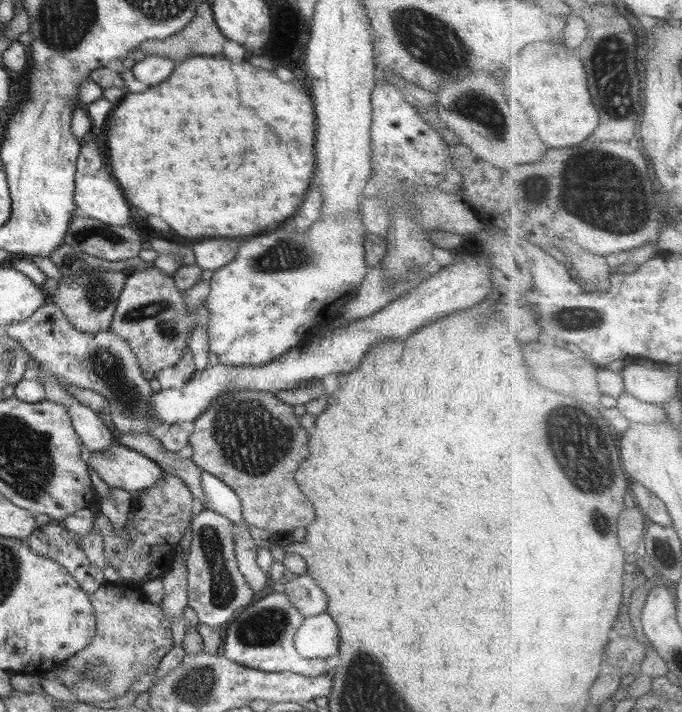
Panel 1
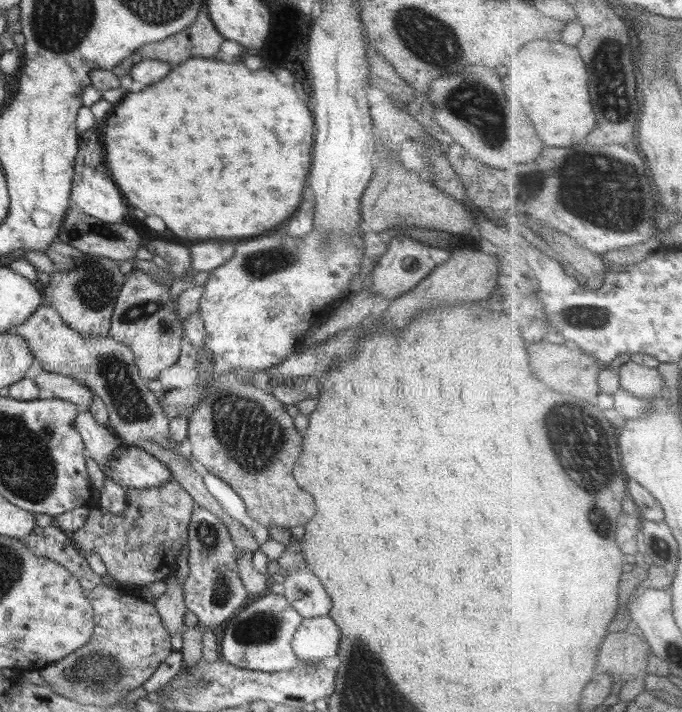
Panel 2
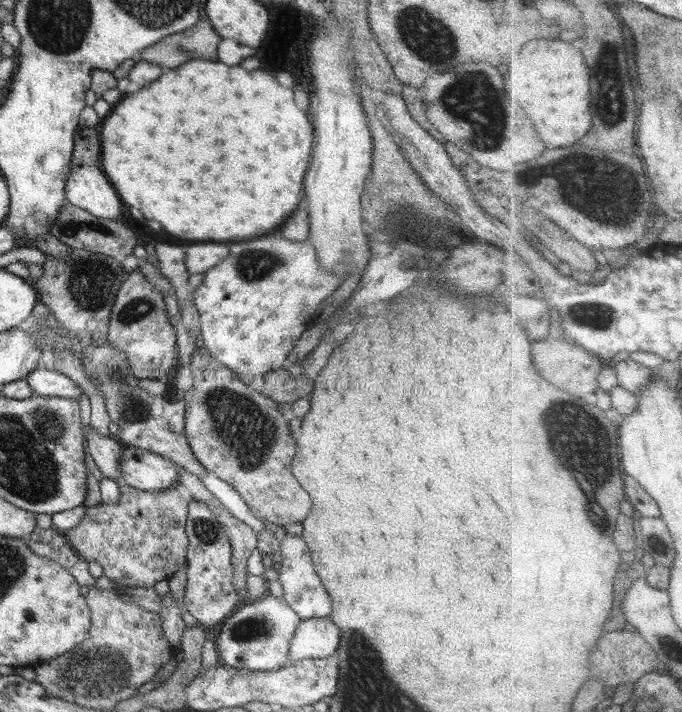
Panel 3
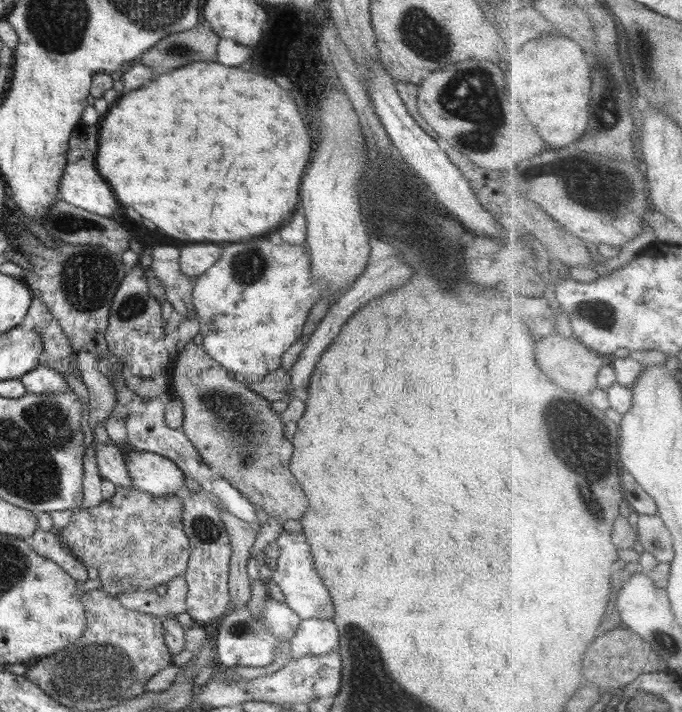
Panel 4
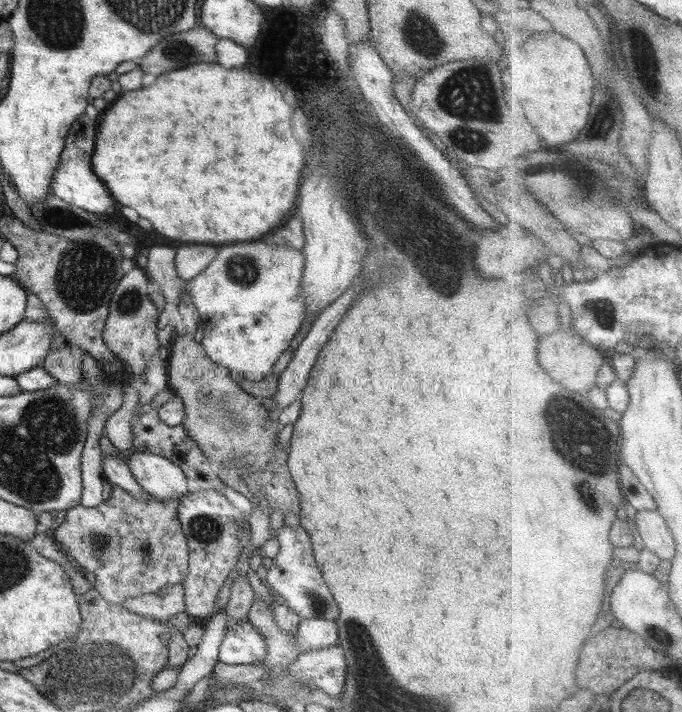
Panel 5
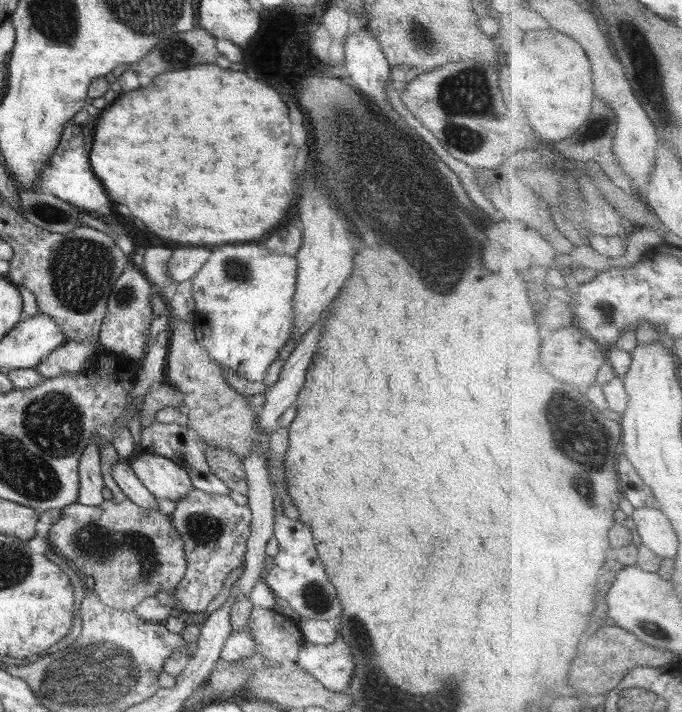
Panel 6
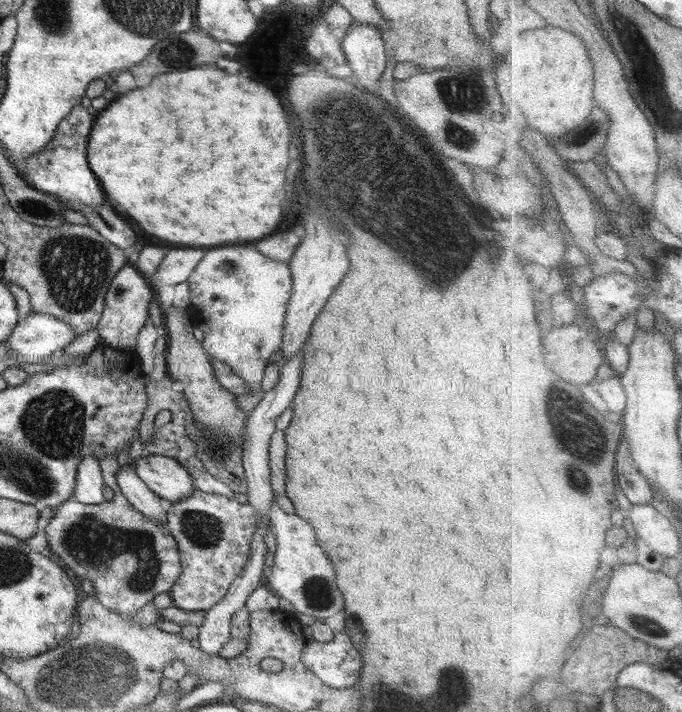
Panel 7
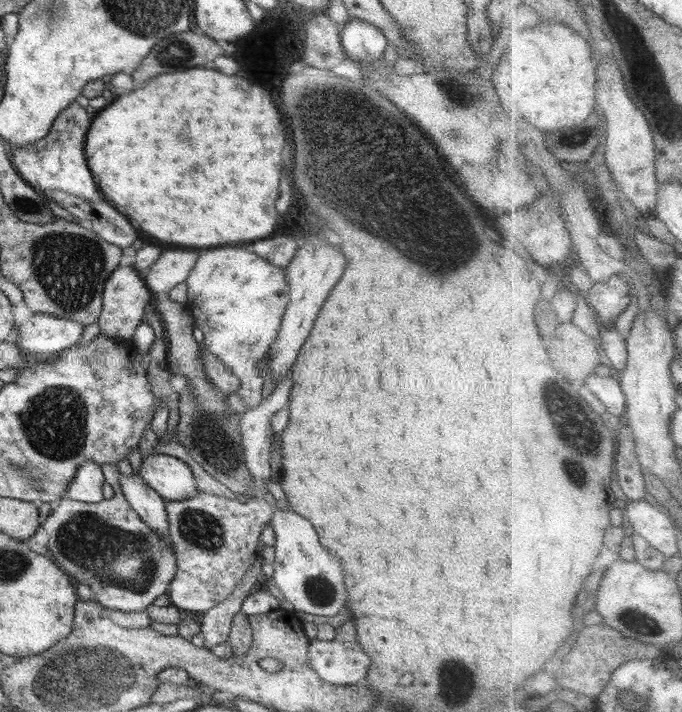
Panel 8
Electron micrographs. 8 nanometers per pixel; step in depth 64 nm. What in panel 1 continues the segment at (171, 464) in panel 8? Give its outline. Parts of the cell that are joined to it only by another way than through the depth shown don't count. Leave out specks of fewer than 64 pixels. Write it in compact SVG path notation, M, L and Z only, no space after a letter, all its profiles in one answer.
M115 443L100 453L84 452L84 462L110 487L134 493L154 486L164 471L144 454Z

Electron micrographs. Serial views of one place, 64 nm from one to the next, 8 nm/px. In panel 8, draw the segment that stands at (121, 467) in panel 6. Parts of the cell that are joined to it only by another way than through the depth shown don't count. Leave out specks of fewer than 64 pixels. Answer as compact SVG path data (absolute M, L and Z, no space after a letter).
M136 471L132 475L121 475L120 484L130 506L146 522L146 525L162 537L168 535L168 519L164 498L160 496Z

